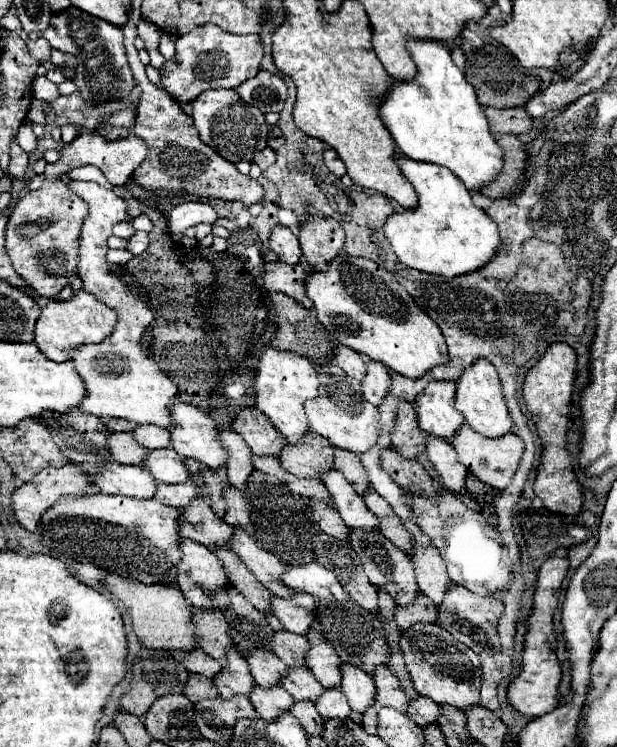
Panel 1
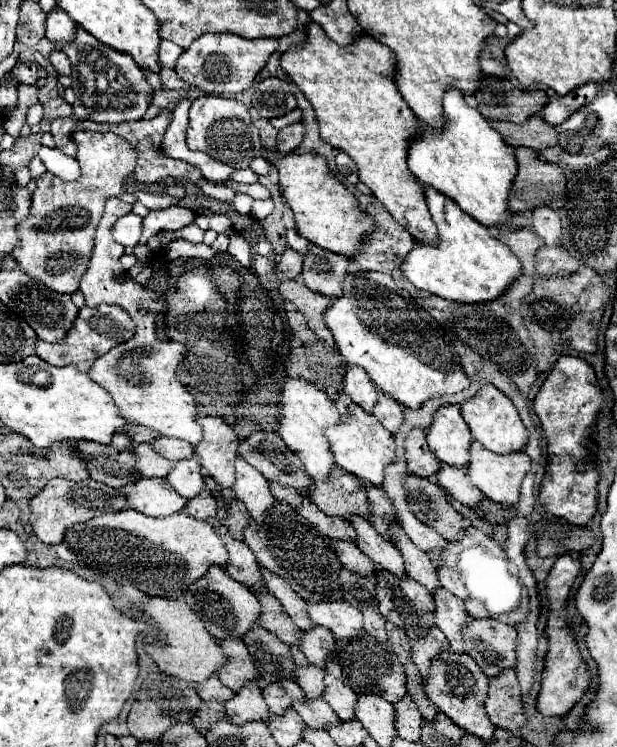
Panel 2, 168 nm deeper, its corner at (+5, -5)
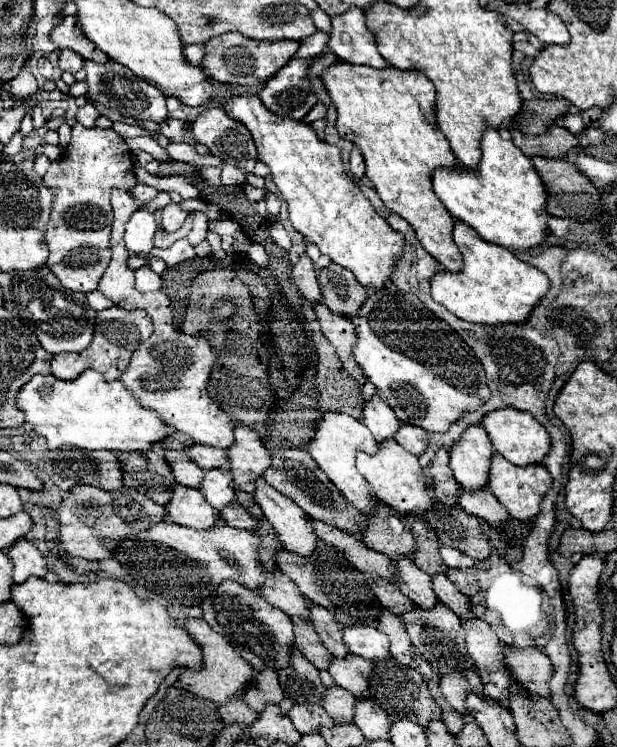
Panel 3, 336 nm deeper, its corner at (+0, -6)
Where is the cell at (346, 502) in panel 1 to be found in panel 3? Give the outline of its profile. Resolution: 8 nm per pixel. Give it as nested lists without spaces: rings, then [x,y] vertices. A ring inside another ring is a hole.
[[[401,559],[401,563],[395,563],[397,573],[401,573],[401,583],[397,587],[417,605],[425,609],[433,609],[439,599],[433,591],[433,581],[431,575],[421,571],[411,559]]]

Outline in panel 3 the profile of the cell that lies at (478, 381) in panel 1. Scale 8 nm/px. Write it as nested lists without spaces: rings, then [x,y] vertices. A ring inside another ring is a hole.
[[[497,409],[493,413],[487,413],[483,417],[483,427],[489,433],[489,439],[497,453],[501,453],[509,463],[517,467],[527,467],[527,465],[539,465],[547,457],[551,449],[551,437],[547,429],[529,413],[525,411],[511,411],[509,409]]]

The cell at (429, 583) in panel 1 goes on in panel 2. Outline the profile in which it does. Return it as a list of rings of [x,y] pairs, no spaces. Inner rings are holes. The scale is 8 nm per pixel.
[[[438,586],[434,590],[434,622],[436,626],[446,634],[450,646],[454,652],[464,654],[464,644],[462,644],[462,634],[460,628],[464,626],[468,614],[464,608],[464,602],[450,594],[444,586]]]

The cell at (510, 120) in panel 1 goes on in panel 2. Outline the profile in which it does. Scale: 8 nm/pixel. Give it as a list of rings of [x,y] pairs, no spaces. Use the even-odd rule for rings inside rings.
[[[534,114],[524,124],[512,124],[502,120],[490,120],[490,126],[498,130],[508,146],[528,146],[528,148],[550,148],[558,142],[556,130],[548,126],[540,114]]]

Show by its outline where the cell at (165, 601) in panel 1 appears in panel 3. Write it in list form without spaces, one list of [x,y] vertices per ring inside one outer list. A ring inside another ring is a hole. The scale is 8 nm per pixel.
[[[185,619],[183,627],[193,635],[193,639],[197,639],[197,643],[205,655],[205,667],[201,671],[183,669],[179,685],[185,691],[191,691],[203,699],[209,699],[215,705],[225,705],[231,697],[237,697],[237,693],[241,689],[245,689],[253,683],[255,669],[231,647],[231,643],[223,635],[213,631],[205,619]]]

